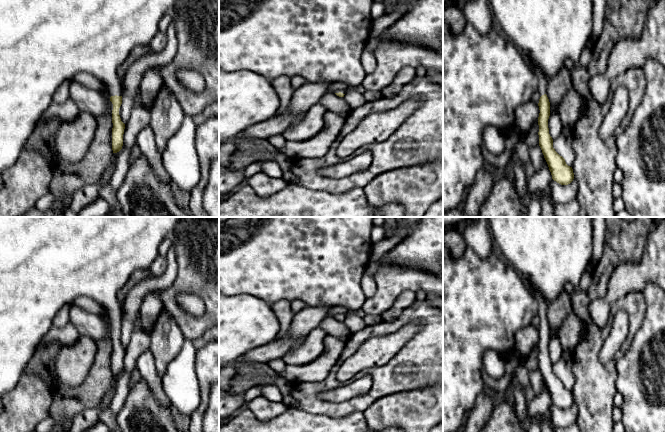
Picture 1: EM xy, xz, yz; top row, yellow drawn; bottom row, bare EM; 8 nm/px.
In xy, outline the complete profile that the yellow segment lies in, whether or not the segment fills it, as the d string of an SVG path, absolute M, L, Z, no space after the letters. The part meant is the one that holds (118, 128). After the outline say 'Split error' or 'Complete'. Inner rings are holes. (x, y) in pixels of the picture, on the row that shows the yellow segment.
M0 0L0 174L10 168L19 158L24 144L42 115L53 104L52 97L64 81L71 81L79 72L86 72L101 80L108 88L113 104L112 150L117 153L123 146L125 124L121 121L119 108L122 104L122 88L118 68L137 46L148 45L158 32L161 18L174 7L176 0Z. Split error

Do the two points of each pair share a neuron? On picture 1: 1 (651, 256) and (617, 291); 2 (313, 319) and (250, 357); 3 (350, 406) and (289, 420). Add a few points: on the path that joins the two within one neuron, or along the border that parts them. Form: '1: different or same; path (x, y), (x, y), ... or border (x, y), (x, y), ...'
1: same; path (643, 265), (626, 282)
2: same; path (297, 332), (285, 344), (266, 353)
3: different; border (297, 407), (314, 413), (341, 417)

